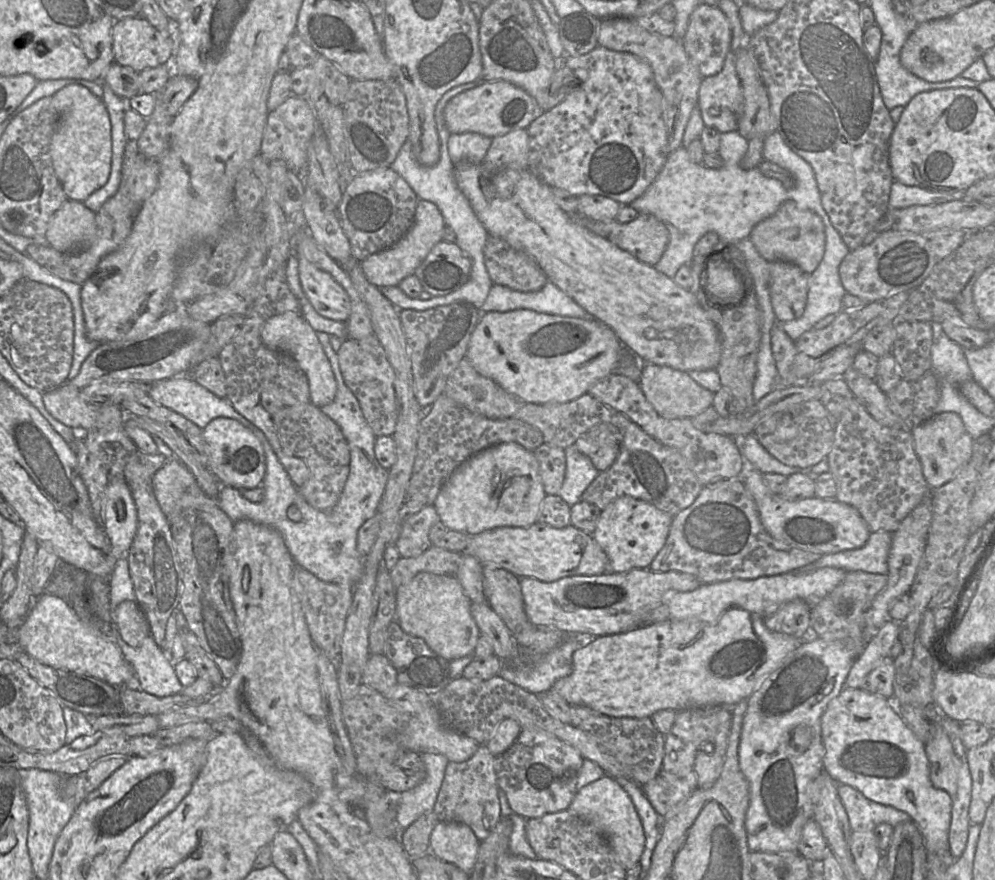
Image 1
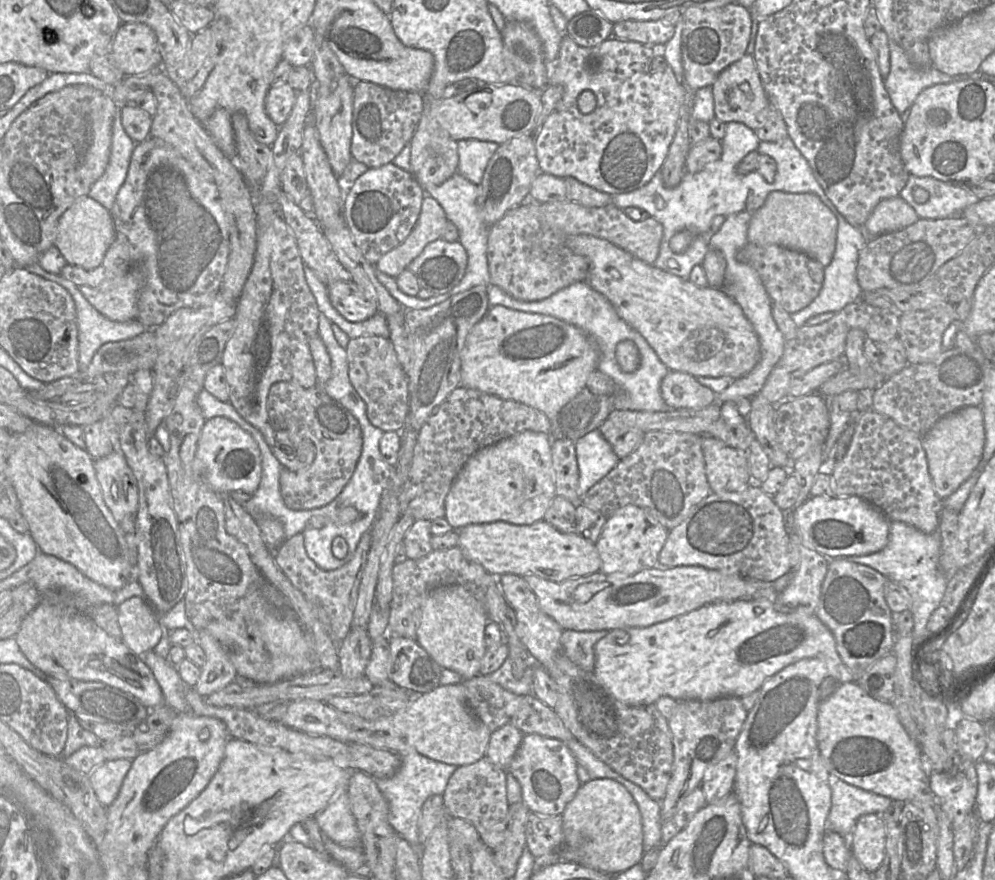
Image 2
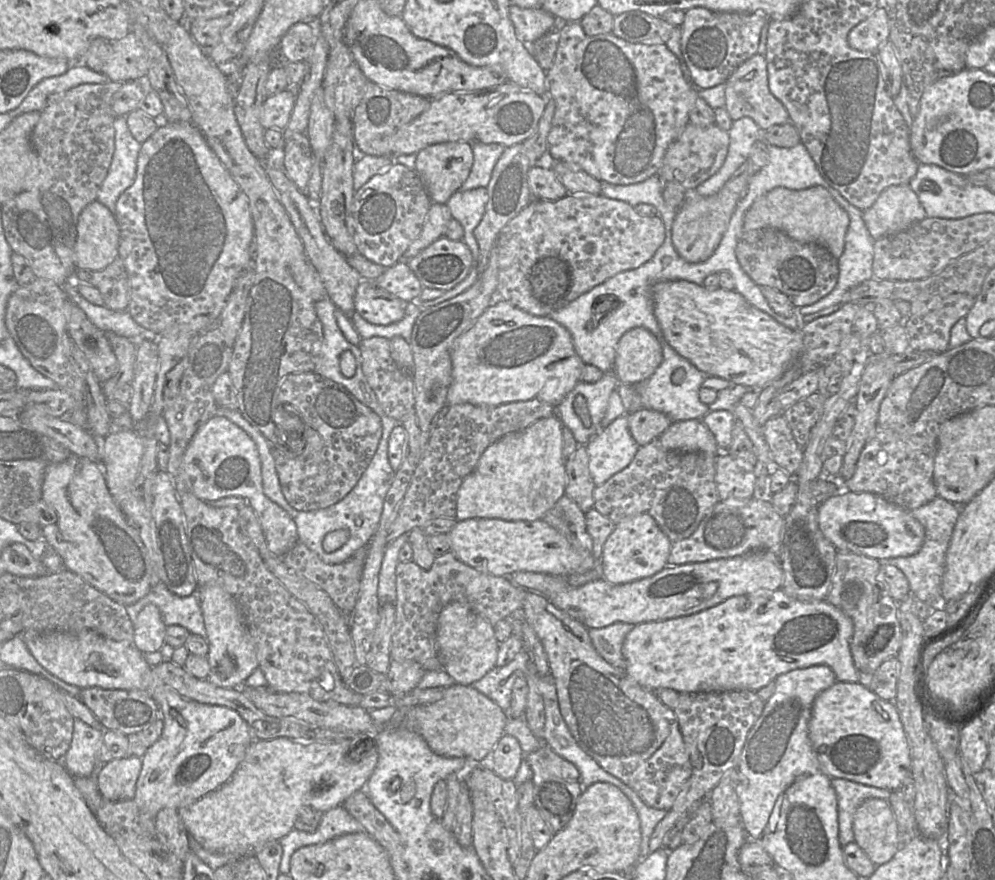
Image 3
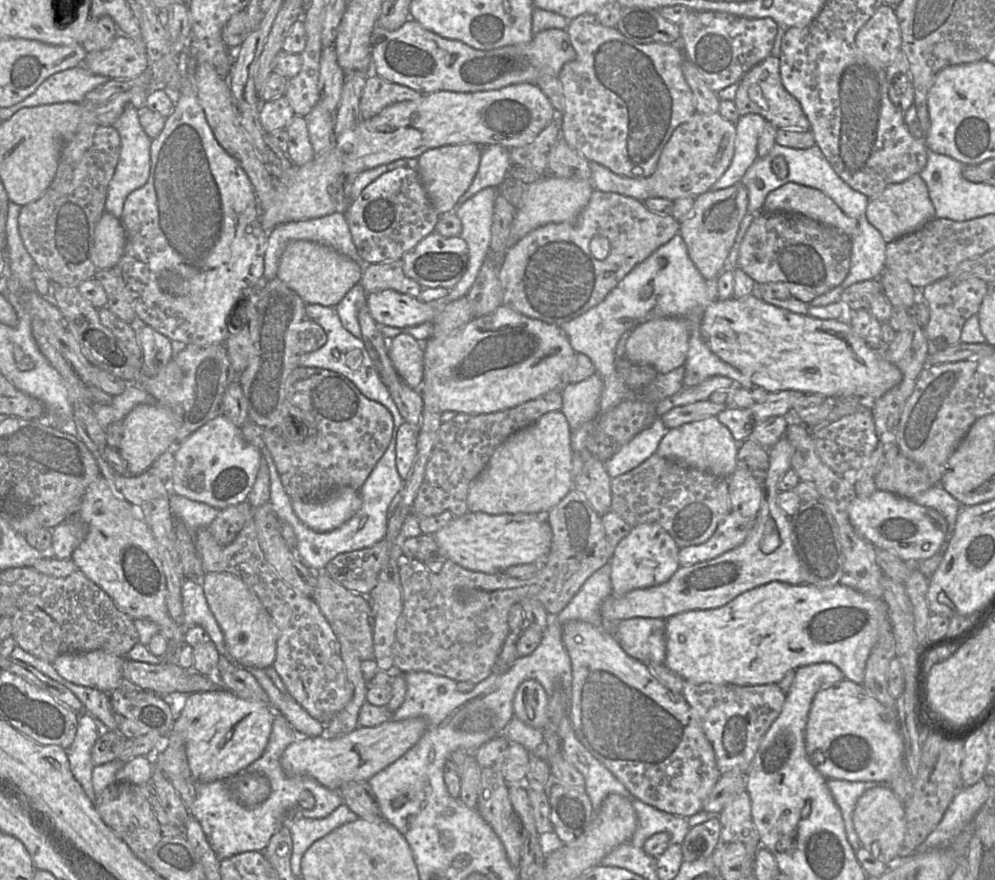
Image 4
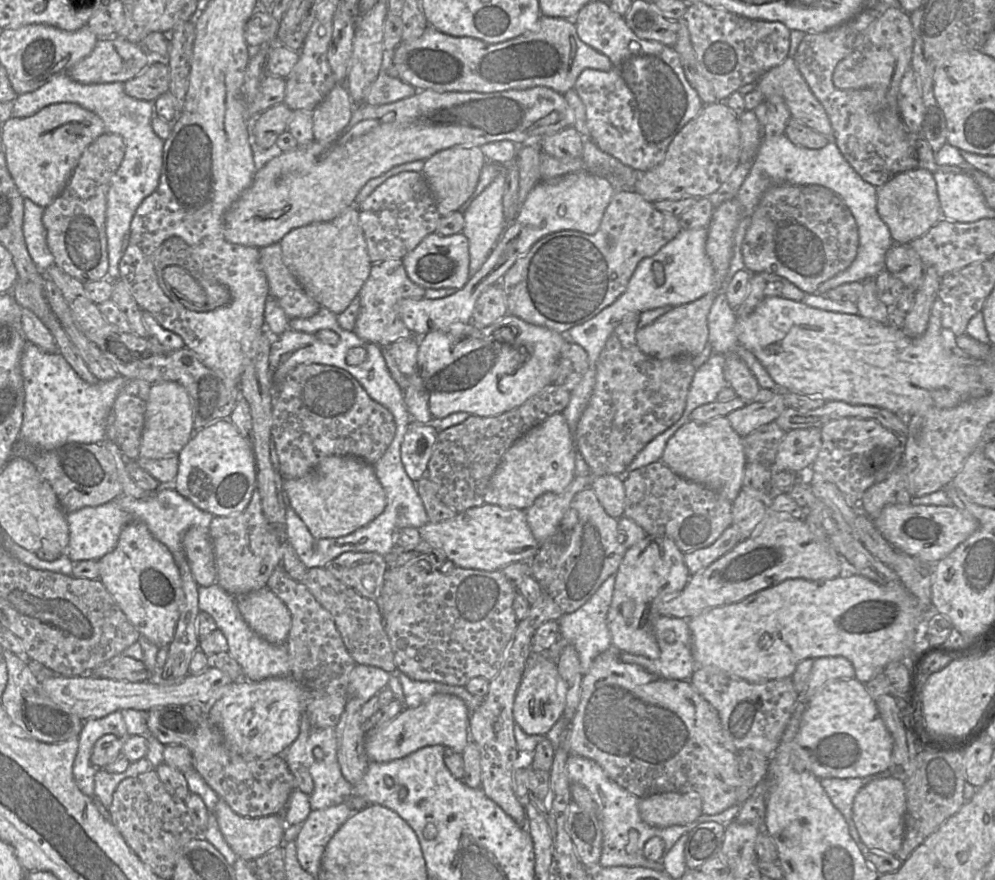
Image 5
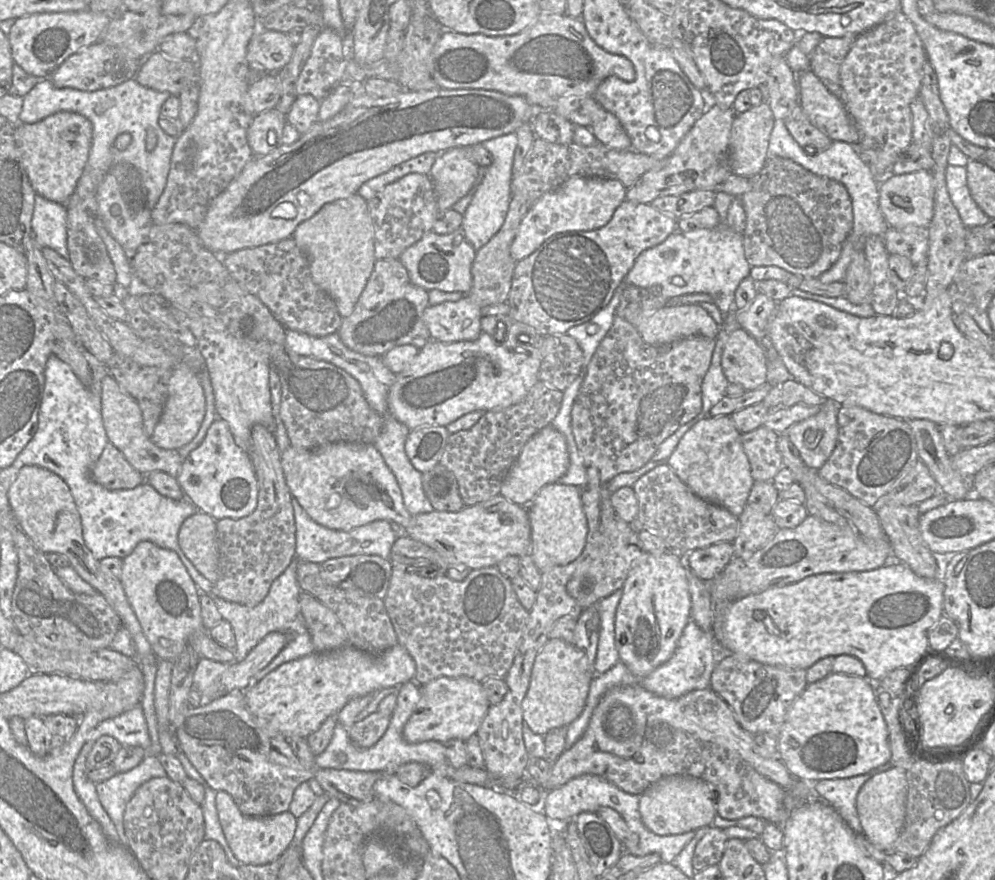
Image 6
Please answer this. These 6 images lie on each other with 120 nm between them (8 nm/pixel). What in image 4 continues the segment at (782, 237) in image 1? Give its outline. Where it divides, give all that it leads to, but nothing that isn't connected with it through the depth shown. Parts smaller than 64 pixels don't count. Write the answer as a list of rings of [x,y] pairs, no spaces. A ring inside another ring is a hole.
[[[786,183],[771,191],[764,200],[761,212],[800,214],[841,230],[851,240],[857,235],[856,219],[846,215],[822,191],[796,183]]]

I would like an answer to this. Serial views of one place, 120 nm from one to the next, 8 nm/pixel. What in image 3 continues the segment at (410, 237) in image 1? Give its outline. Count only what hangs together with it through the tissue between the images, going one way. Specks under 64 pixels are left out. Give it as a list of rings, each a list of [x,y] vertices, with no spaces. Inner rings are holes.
[[[432,202],[427,212],[420,235],[410,244],[402,260],[408,260],[445,234],[452,218],[446,204]]]

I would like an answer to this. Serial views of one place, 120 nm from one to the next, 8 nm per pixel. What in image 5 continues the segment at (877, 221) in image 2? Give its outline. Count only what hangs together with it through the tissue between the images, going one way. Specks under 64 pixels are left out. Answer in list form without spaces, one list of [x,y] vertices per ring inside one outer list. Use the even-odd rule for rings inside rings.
[[[921,168],[899,173],[881,186],[877,192],[876,207],[880,218],[889,228],[893,243],[897,244],[909,244],[942,219],[933,173]]]

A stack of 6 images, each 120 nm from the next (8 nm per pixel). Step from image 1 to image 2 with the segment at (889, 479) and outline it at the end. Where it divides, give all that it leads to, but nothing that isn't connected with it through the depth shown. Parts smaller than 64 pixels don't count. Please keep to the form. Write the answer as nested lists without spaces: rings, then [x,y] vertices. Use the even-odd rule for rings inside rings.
[[[875,410],[859,413],[850,446],[843,459],[835,464],[832,476],[836,496],[859,496],[880,509],[889,521],[904,522],[925,534],[937,531],[944,502],[933,488],[921,437],[888,416]]]

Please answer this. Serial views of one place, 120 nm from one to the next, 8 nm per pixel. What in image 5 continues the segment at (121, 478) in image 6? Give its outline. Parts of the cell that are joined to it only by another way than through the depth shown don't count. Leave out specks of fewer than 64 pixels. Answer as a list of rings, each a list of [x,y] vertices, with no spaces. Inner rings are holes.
[[[18,439],[11,458],[28,460],[36,467],[41,477],[51,485],[66,514],[83,507],[99,506],[122,495],[114,460],[102,444],[70,442],[47,451]]]

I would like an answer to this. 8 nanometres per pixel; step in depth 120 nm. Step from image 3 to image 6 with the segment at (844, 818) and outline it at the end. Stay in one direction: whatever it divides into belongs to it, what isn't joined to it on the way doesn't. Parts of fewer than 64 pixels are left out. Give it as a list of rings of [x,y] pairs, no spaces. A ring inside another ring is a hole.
[[[890,762],[870,772],[849,778],[824,779],[809,782],[818,797],[832,806],[855,834],[863,834],[856,809],[856,797],[863,786],[873,776],[893,768]]]

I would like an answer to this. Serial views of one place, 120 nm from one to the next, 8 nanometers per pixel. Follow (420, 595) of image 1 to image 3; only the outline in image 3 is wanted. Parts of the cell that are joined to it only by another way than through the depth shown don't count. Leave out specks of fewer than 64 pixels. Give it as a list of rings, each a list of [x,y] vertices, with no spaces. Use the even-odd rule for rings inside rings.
[[[451,602],[440,612],[437,622],[436,648],[442,670],[454,680],[454,684],[471,685],[480,680],[489,671],[496,668],[499,643],[495,638],[494,629],[490,623],[461,602]]]

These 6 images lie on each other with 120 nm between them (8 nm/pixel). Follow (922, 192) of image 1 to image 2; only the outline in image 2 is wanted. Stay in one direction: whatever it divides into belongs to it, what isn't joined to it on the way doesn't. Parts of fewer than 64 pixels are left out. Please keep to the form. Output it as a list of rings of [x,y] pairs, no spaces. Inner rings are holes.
[[[910,175],[899,195],[917,213],[919,218],[945,219],[956,217],[978,199],[969,189],[944,182],[930,176],[918,177]],[[913,188],[925,189],[929,197],[926,202],[918,203],[913,198]]]

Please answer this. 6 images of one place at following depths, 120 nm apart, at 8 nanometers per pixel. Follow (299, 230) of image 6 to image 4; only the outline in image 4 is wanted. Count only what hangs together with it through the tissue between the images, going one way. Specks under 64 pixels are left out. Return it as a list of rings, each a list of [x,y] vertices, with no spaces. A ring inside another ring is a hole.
[[[296,240],[285,248],[277,277],[294,290],[306,304],[336,307],[362,278],[363,266],[334,249],[307,240]]]

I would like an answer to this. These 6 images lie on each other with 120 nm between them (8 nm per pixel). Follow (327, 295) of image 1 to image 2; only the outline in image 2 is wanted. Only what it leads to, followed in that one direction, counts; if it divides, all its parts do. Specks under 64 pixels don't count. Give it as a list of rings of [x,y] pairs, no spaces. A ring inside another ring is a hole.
[[[335,281],[327,286],[333,307],[350,322],[360,322],[378,313],[373,299],[368,299],[352,281]]]

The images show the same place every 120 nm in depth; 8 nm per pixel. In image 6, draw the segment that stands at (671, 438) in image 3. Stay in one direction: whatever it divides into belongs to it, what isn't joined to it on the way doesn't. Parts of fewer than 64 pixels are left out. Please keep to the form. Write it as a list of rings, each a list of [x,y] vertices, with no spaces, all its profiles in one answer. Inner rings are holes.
[[[720,415],[698,421],[680,439],[673,453],[666,460],[673,472],[700,498],[726,508],[737,518],[747,504],[754,484],[748,457],[742,446],[741,433],[730,416]]]

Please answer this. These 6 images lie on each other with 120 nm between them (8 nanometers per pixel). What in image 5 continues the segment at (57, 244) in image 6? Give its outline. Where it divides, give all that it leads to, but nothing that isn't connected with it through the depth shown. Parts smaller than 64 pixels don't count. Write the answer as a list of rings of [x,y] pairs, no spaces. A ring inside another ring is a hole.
[[[24,199],[23,235],[28,253],[44,275],[47,268],[54,263],[54,257],[47,245],[47,231],[42,222],[44,207]]]

